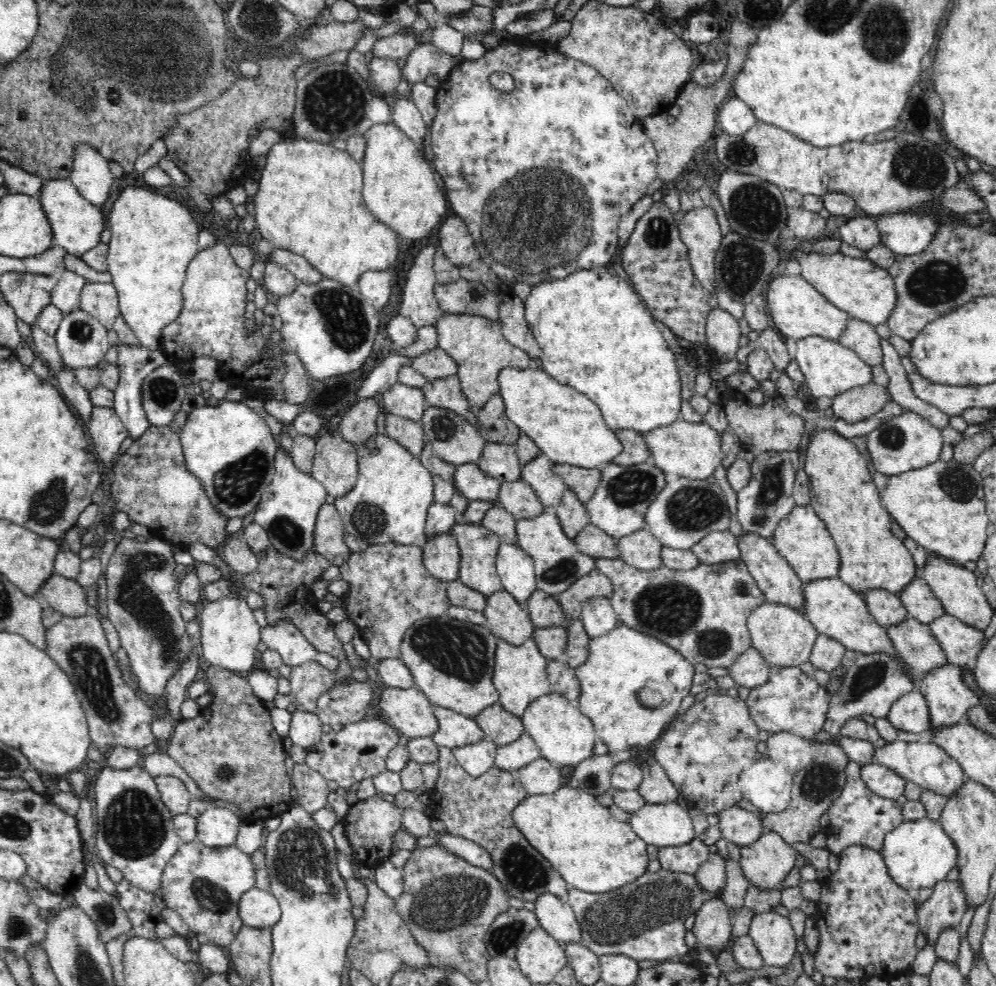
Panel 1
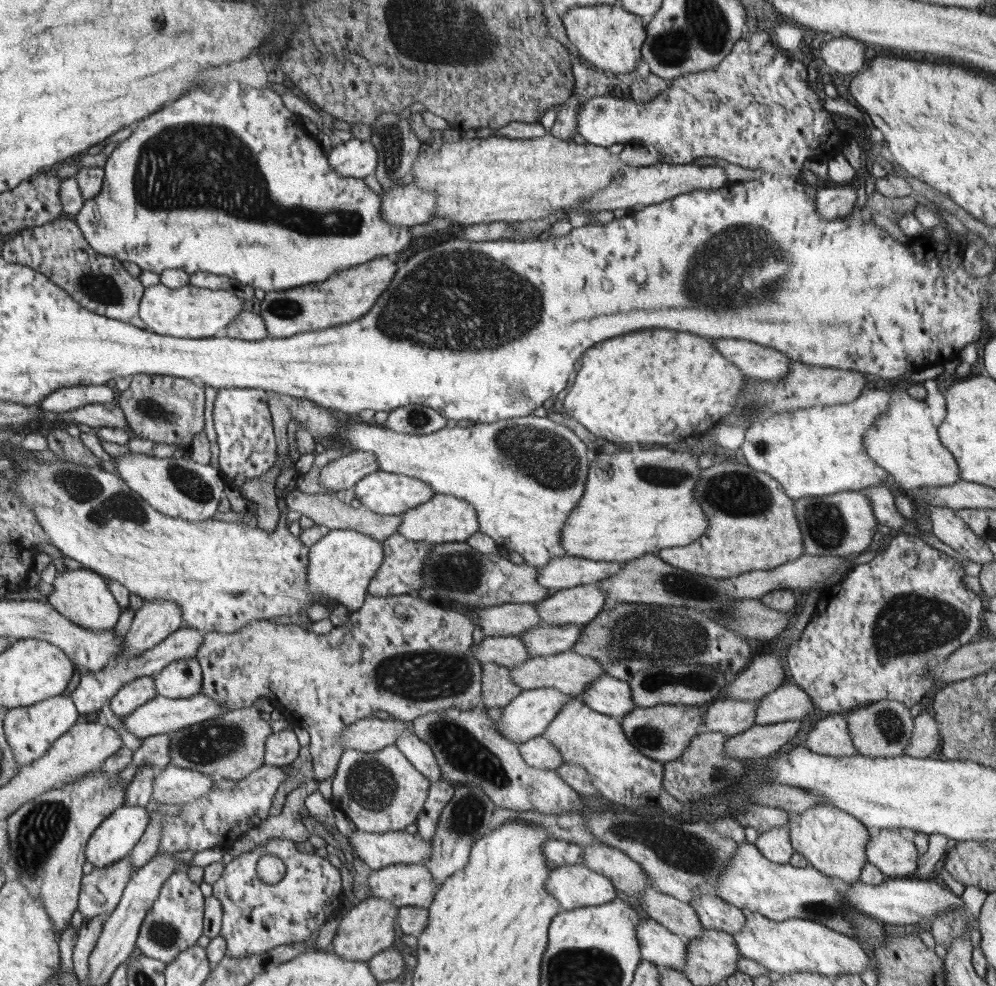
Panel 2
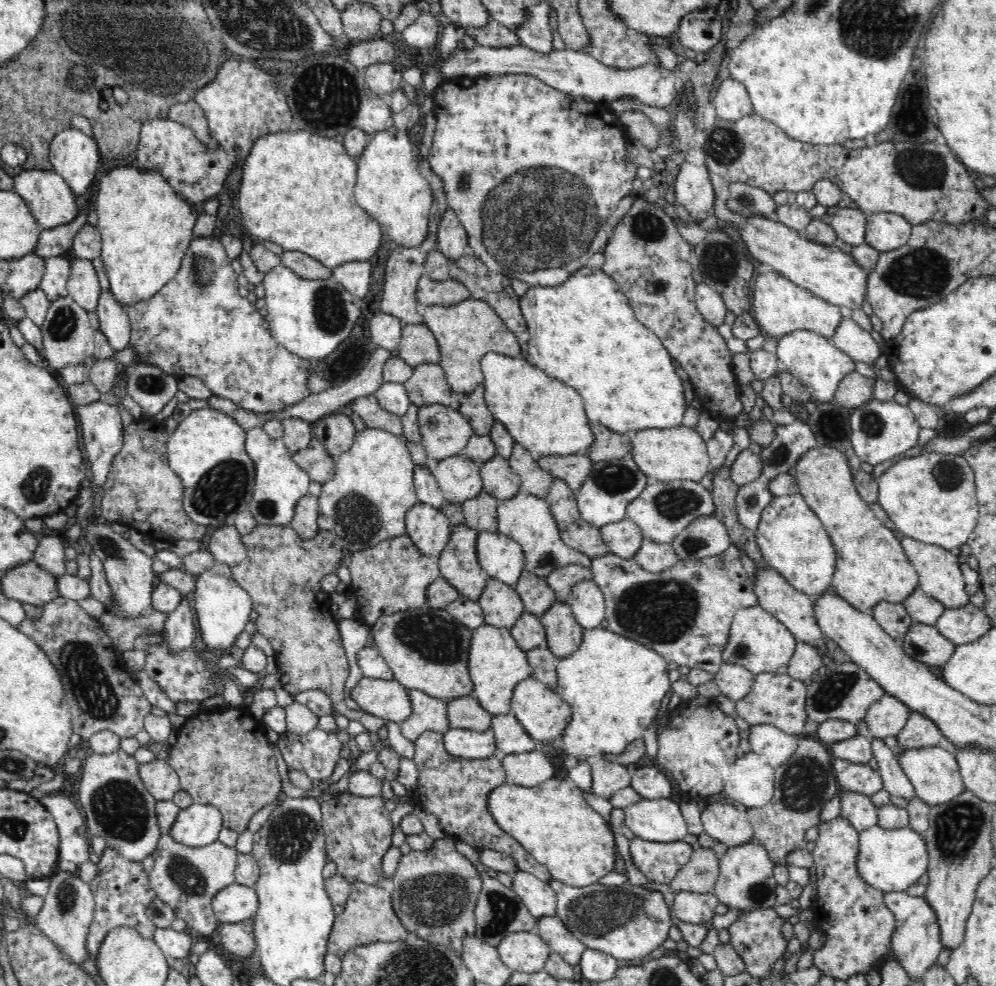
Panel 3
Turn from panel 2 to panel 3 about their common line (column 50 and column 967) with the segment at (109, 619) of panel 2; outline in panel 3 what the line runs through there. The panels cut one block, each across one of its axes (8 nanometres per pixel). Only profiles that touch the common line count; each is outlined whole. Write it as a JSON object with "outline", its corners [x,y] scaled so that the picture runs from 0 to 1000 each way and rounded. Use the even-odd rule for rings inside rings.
{"outline":[[[908,546],[904,550],[904,556],[908,558],[910,566],[916,570],[924,584],[924,598],[932,602],[934,606],[942,609],[950,619],[952,617],[962,617],[962,615],[974,615],[974,604],[970,600],[970,590],[964,580],[962,564],[956,564],[954,558],[942,554],[942,552],[930,552],[918,546]]]}

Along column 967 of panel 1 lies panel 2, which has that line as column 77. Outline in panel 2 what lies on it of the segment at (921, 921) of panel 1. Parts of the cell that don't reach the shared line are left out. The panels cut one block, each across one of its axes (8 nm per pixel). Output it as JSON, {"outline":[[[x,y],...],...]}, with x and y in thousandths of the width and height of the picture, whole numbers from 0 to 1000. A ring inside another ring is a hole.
{"outline":[[[128,868],[117,876],[111,876],[107,880],[95,880],[91,886],[83,888],[77,917],[77,925],[83,929],[83,933],[99,927],[109,929],[117,921],[130,888],[132,872]]]}

